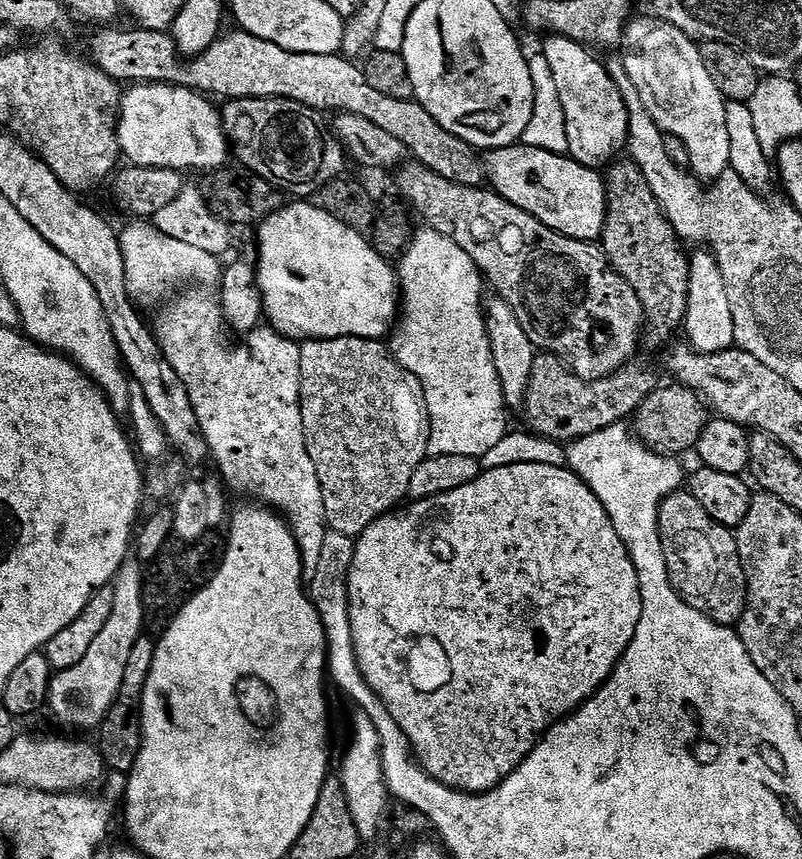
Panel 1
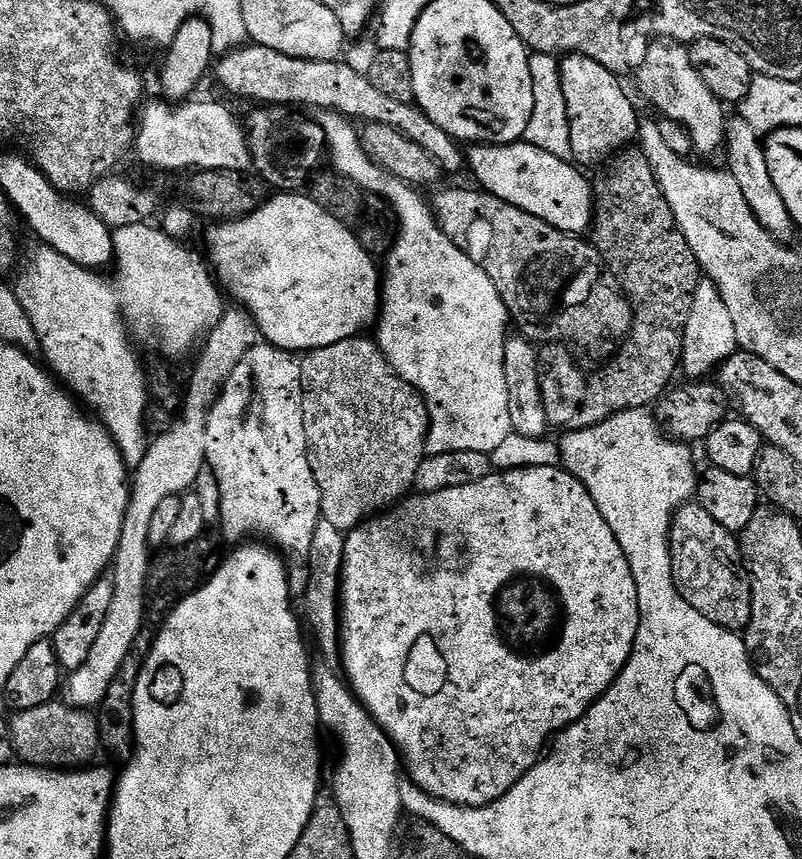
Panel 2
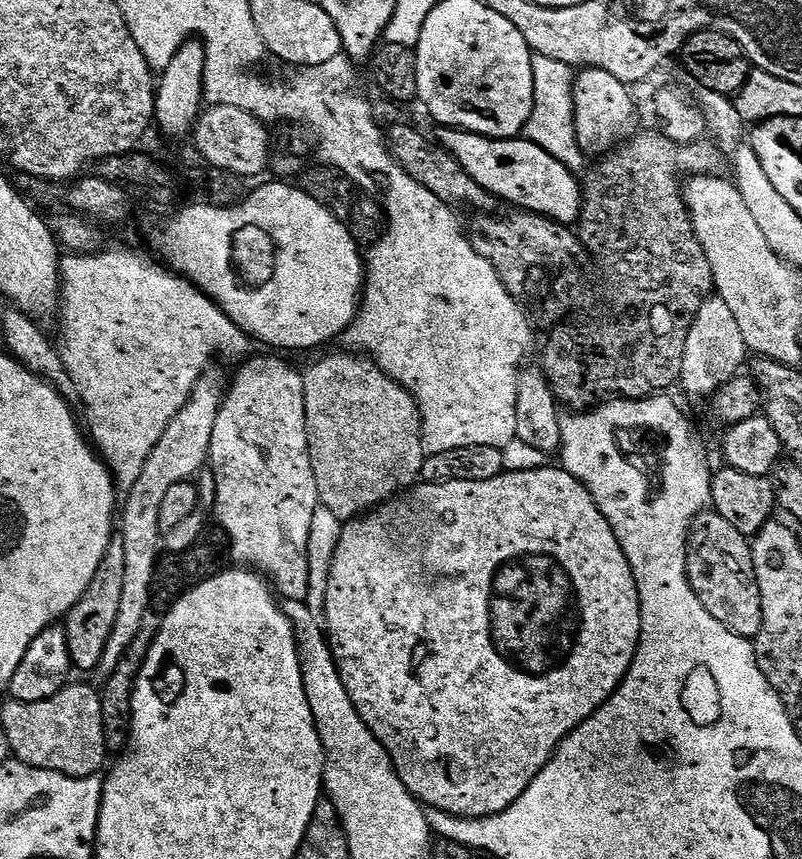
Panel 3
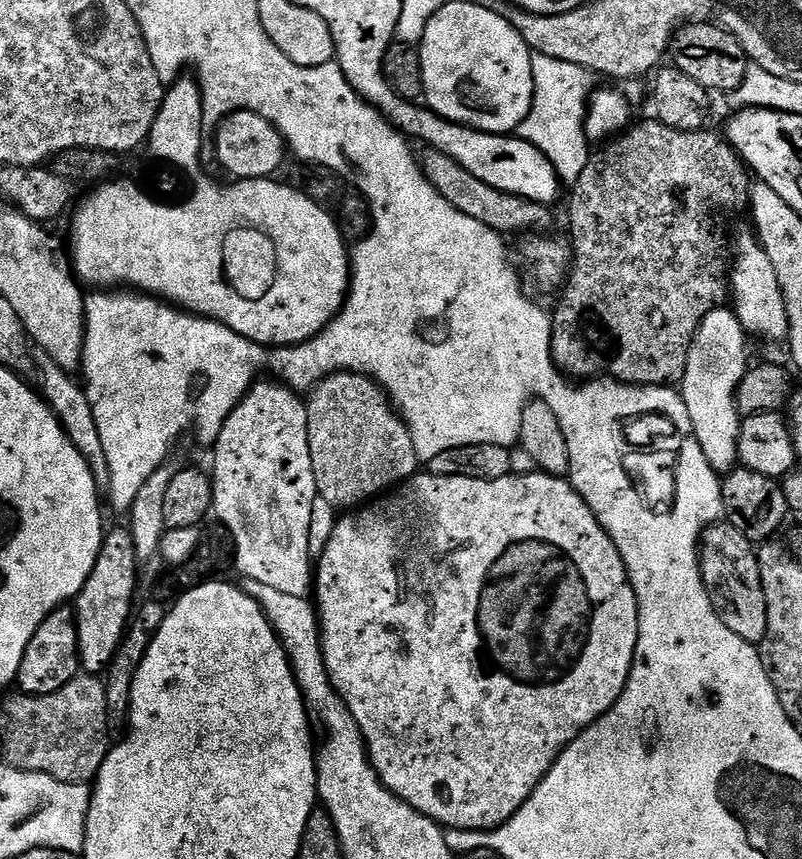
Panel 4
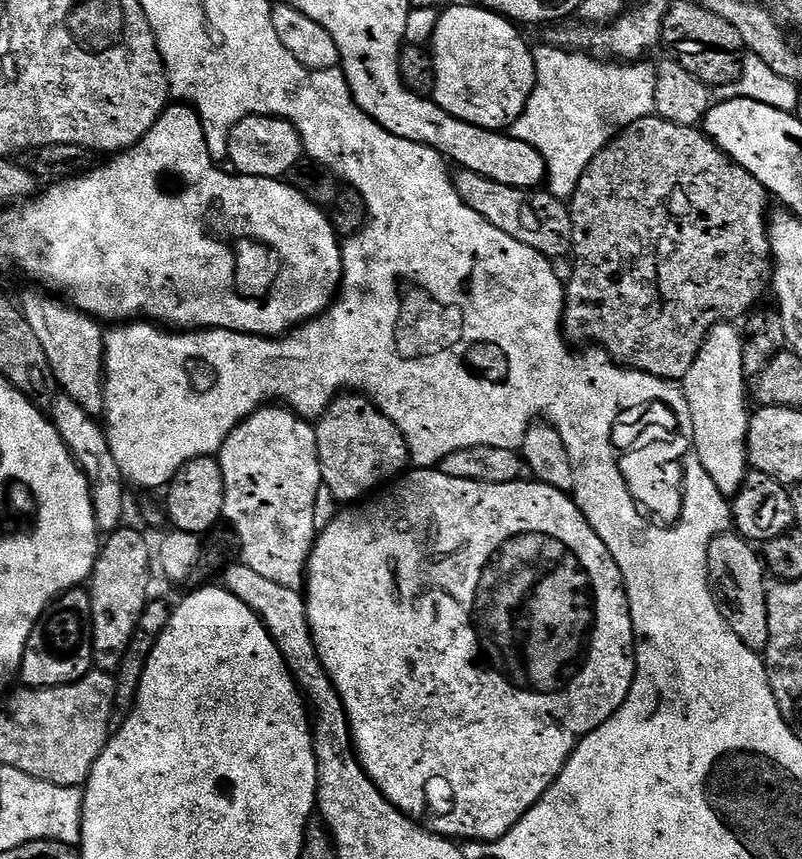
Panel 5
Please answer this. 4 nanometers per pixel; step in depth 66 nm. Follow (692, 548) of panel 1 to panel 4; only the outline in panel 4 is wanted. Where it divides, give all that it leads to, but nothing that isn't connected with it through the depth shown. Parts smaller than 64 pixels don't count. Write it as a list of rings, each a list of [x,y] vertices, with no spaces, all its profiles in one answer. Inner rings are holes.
[[[712,524],[704,531],[698,545],[700,553],[700,577],[712,609],[722,618],[728,631],[738,634],[753,646],[759,646],[766,638],[766,594],[762,586],[762,574],[758,566],[758,552],[753,541],[745,538],[733,524]]]

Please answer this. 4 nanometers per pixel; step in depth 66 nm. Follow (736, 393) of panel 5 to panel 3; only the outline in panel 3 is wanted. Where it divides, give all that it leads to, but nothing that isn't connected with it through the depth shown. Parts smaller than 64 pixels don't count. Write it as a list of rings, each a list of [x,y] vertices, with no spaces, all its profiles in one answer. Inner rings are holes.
[[[710,298],[698,310],[694,318],[694,326],[690,326],[690,334],[686,338],[686,350],[682,354],[682,374],[680,384],[692,396],[711,397],[723,384],[730,382],[741,371],[746,349],[742,330],[738,330],[738,322],[734,322],[734,314],[730,314],[730,306],[718,298]]]

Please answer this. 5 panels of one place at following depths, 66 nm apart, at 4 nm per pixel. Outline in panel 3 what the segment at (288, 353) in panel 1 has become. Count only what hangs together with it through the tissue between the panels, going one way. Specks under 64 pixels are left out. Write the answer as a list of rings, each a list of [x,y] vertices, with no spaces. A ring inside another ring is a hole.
[[[279,355],[260,356],[257,360],[249,359],[244,369],[236,376],[236,381],[231,382],[226,395],[220,404],[217,414],[217,422],[214,423],[213,440],[210,442],[208,459],[210,469],[212,468],[212,480],[216,483],[216,516],[224,527],[226,535],[232,539],[232,552],[236,555],[235,563],[240,566],[247,566],[263,574],[270,581],[275,595],[281,601],[302,600],[308,593],[308,579],[310,570],[306,562],[306,554],[313,547],[312,544],[312,523],[316,520],[316,510],[321,507],[318,486],[314,482],[314,470],[310,466],[310,450],[306,438],[306,398],[304,397],[304,377],[299,371],[295,372],[284,360],[279,360]]]

